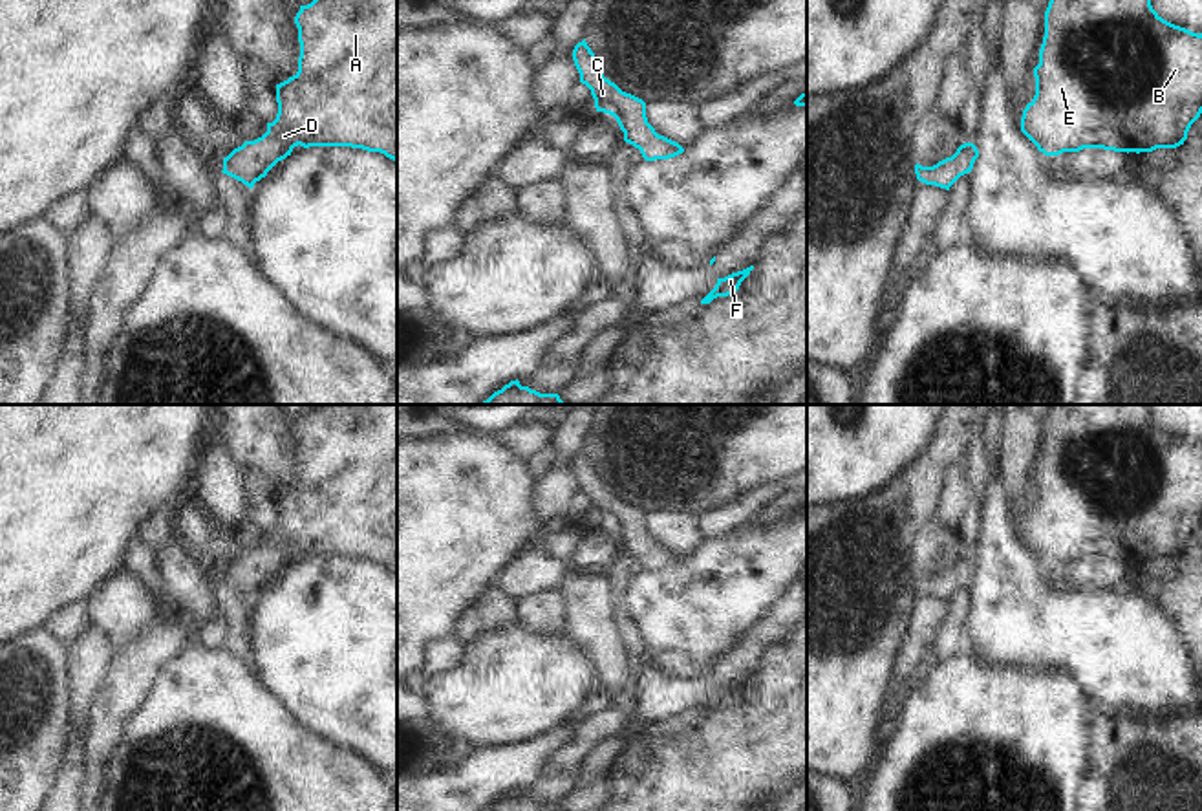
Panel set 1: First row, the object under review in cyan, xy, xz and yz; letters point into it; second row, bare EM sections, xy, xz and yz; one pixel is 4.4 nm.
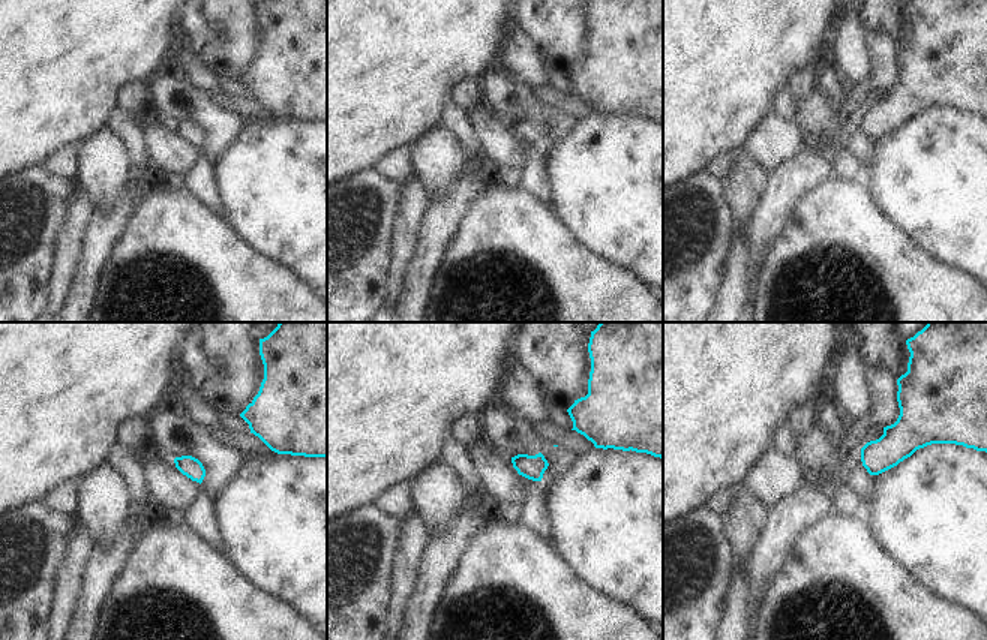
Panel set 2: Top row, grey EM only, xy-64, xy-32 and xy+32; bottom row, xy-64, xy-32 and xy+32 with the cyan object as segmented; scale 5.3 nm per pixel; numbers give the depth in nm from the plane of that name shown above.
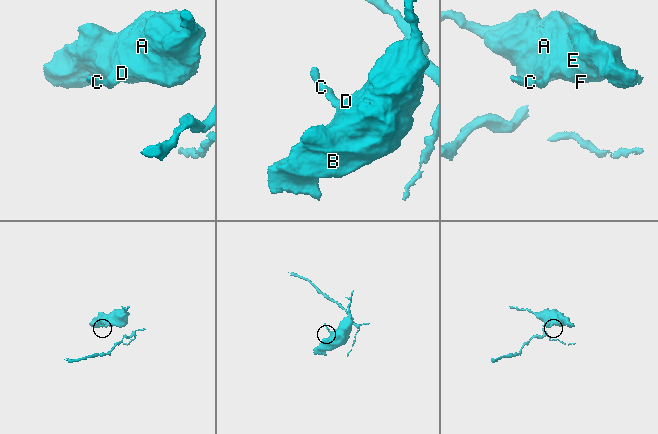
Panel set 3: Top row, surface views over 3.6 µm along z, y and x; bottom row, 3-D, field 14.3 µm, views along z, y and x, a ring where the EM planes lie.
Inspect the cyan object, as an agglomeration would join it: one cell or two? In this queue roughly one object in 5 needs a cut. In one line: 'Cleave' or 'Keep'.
Keep.

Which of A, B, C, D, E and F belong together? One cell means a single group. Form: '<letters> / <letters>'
A B C D E F

